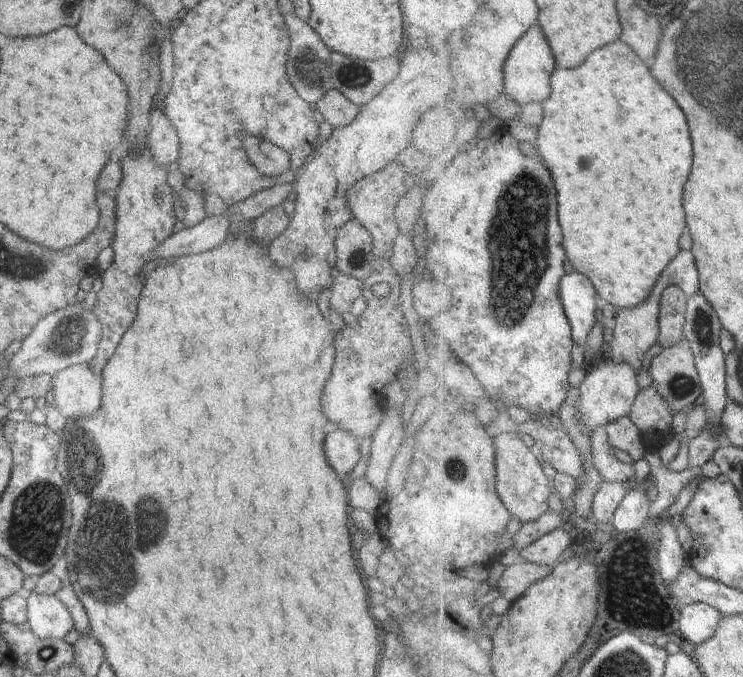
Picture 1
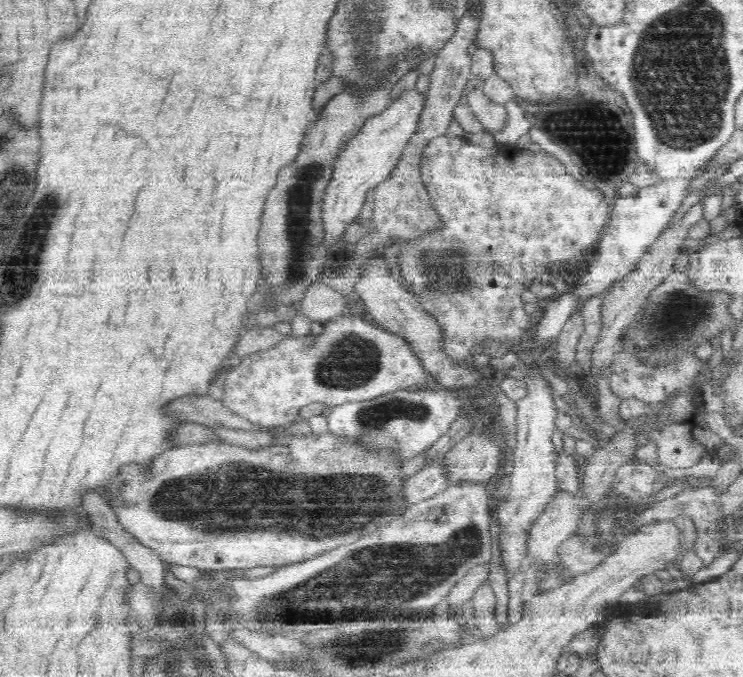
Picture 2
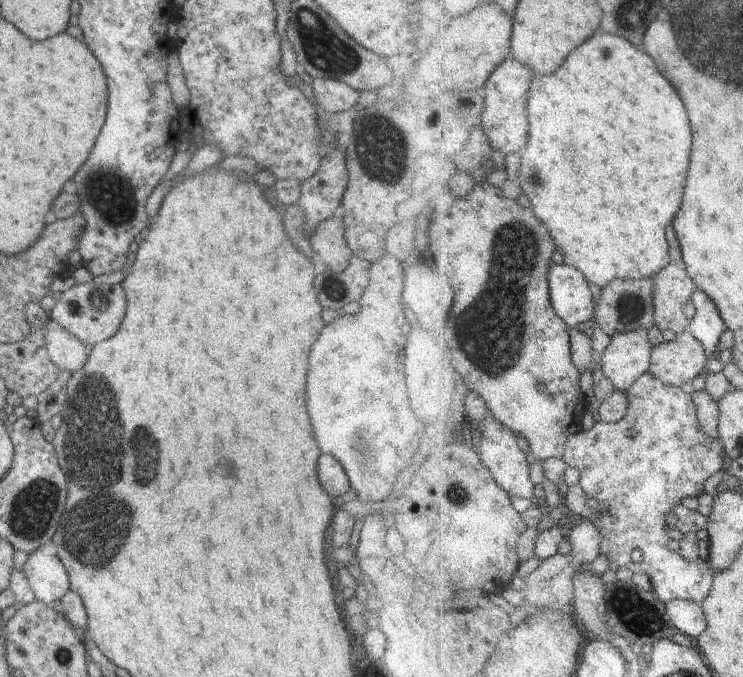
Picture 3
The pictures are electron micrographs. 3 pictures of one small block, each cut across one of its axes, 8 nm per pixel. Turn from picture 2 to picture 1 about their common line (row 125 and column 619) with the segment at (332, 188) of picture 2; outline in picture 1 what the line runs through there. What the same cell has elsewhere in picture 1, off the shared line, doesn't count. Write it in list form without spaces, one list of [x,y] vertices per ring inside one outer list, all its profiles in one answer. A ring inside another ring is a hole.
[[[614,360],[593,370],[587,368],[587,377],[580,388],[581,396],[577,403],[579,420],[594,432],[622,417],[631,417],[642,390],[637,371],[630,364],[616,363]]]

